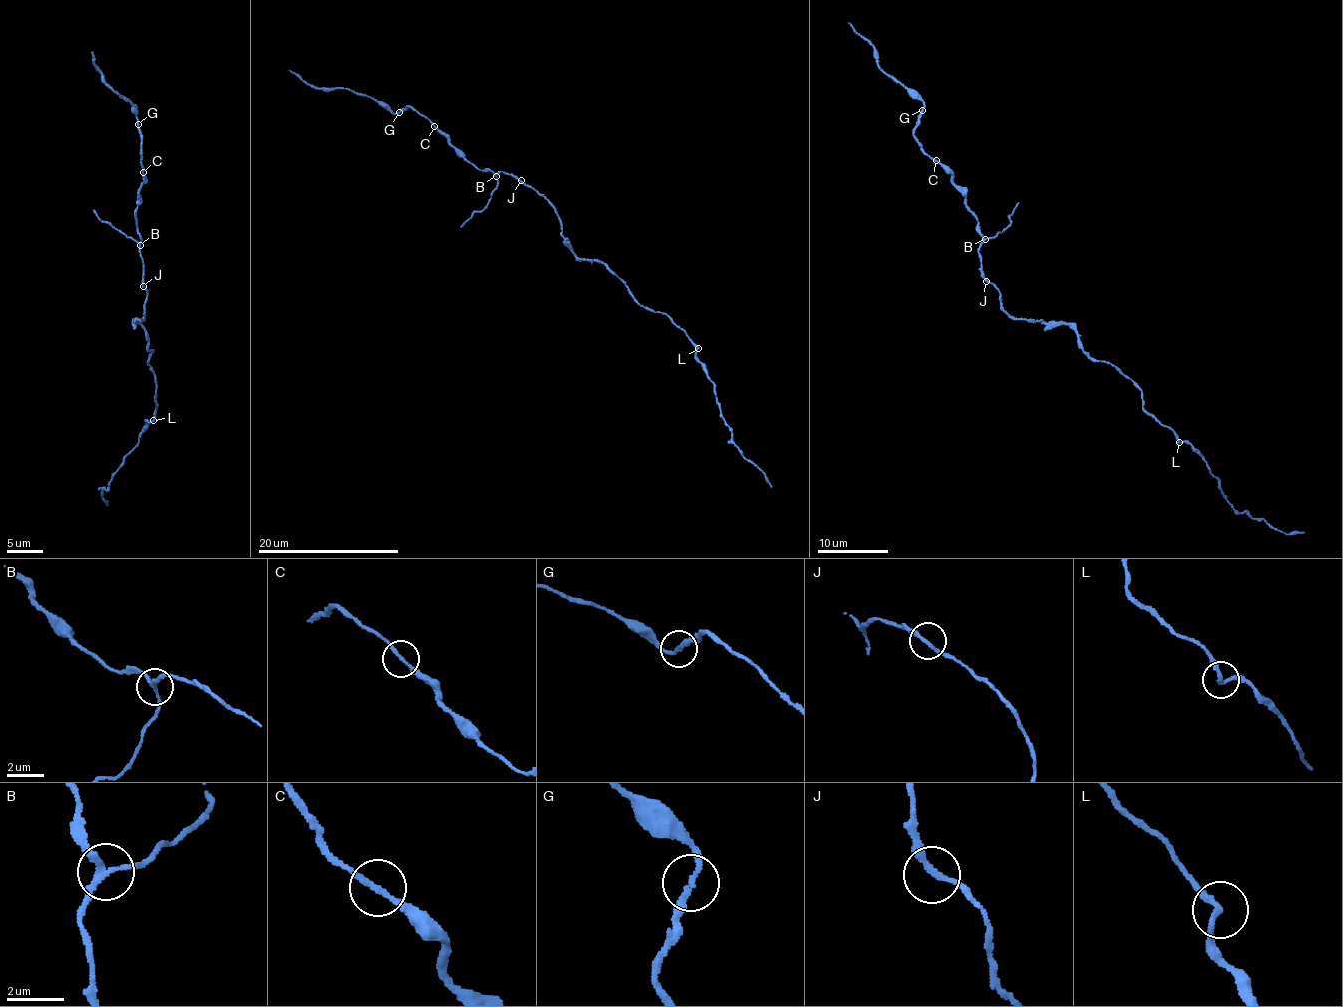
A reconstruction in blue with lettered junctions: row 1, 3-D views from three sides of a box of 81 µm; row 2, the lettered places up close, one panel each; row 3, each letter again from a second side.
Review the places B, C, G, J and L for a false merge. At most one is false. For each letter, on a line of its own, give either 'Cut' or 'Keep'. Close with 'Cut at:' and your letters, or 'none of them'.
B: Cut
C: Keep
G: Keep
J: Keep
L: Keep
Cut at: B

